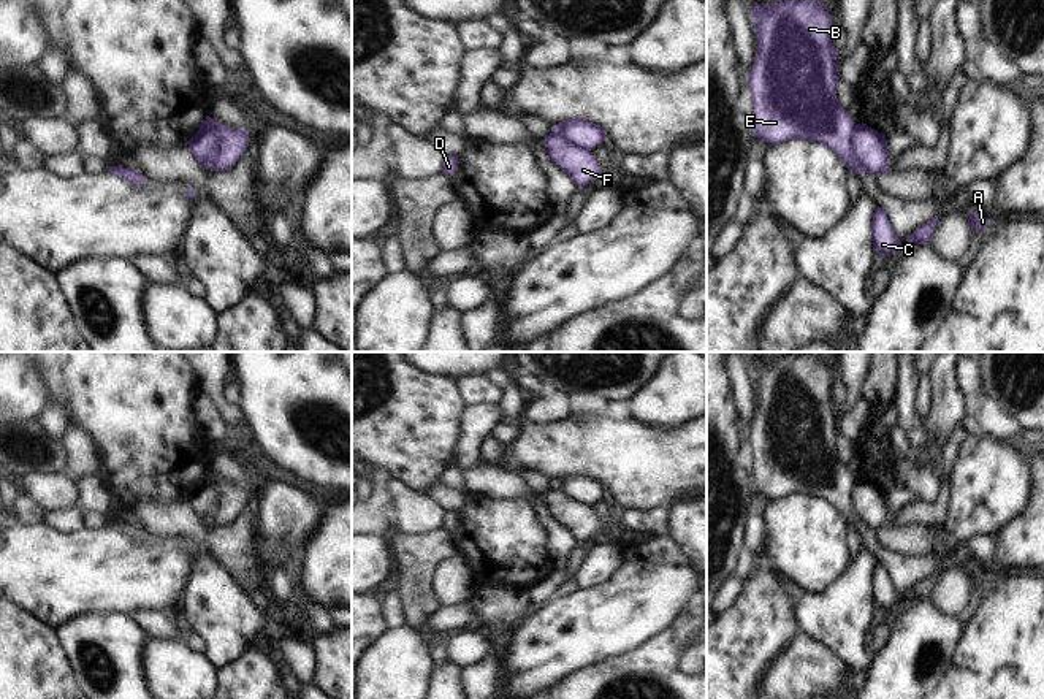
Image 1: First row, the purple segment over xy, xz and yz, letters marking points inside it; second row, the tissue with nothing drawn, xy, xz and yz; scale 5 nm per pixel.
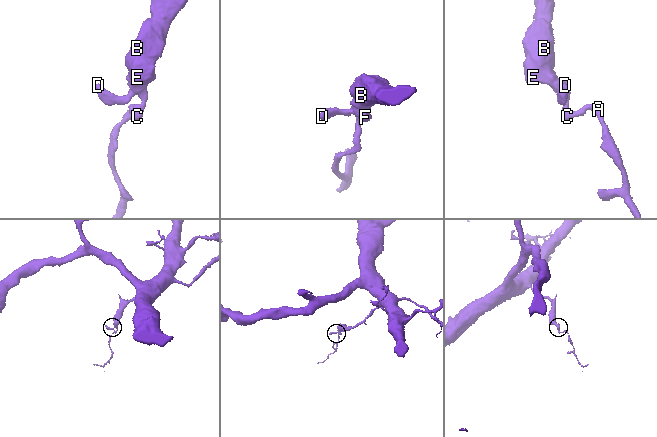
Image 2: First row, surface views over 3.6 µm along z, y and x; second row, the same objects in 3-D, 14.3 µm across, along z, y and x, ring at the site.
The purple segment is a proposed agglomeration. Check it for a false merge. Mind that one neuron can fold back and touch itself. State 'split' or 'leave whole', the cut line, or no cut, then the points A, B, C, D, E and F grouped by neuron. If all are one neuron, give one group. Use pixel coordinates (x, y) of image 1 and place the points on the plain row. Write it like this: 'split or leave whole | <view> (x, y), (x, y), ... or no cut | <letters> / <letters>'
split | xy (201, 482), (217, 490), (217, 504), (208, 522) | A C D F / B E

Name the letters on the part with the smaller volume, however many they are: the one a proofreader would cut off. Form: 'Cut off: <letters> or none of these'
Cut off: A, C, D, F

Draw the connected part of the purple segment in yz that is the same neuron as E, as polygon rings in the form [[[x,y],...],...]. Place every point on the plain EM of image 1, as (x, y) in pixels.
[[[778,352],[772,360],[756,357],[753,368],[754,385],[759,403],[756,406],[753,425],[748,428],[746,439],[753,452],[753,488],[770,501],[789,495],[806,495],[819,498],[833,506],[849,526],[863,528],[862,520],[855,515],[852,506],[852,488],[855,477],[836,453],[838,414],[840,409],[832,398],[832,374],[827,361],[821,353],[810,352]]]

